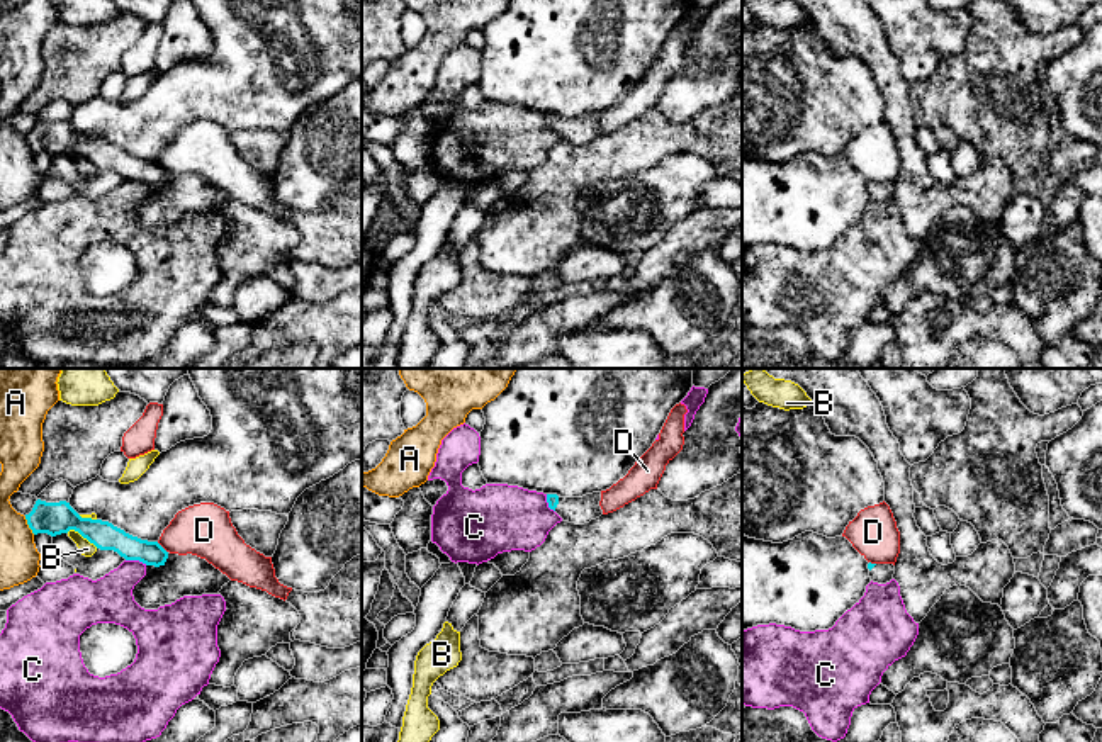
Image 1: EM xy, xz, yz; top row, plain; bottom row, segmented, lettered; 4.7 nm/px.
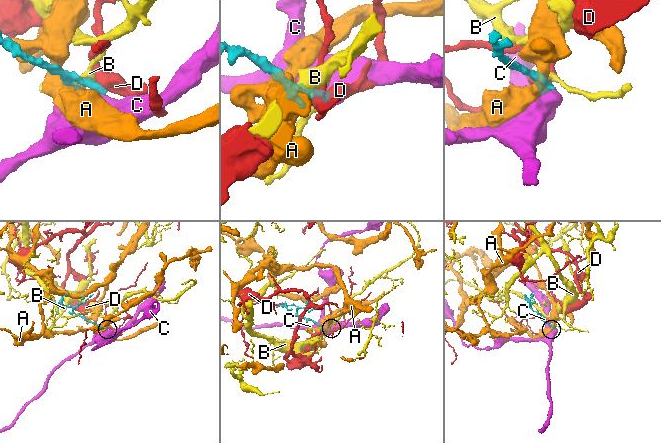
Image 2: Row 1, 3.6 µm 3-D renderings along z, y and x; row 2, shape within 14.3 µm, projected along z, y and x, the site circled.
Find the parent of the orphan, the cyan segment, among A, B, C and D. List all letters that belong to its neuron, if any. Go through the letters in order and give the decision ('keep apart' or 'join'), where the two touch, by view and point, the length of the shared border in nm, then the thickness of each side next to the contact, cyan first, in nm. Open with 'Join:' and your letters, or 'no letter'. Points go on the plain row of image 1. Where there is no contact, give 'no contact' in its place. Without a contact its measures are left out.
Join: no letter
A: keep apart | xy (28, 143) | 100 nm | 160/190 nm
B: keep apart | xy (82, 155) | 170 nm | 160/70 nm
C: keep apart | xy (136, 179) | 110 nm | 140/220 nm
D: keep apart | xy (162, 167) | 80 nm | 120/260 nm

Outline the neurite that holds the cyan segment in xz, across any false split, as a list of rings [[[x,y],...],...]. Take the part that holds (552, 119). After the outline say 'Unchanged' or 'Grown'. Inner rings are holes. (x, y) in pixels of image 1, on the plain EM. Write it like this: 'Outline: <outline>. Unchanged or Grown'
Outline: [[[601,112],[586,114],[582,117],[560,117],[547,114],[548,127],[554,129],[564,141],[584,144],[603,134],[599,126]]]. Grown

